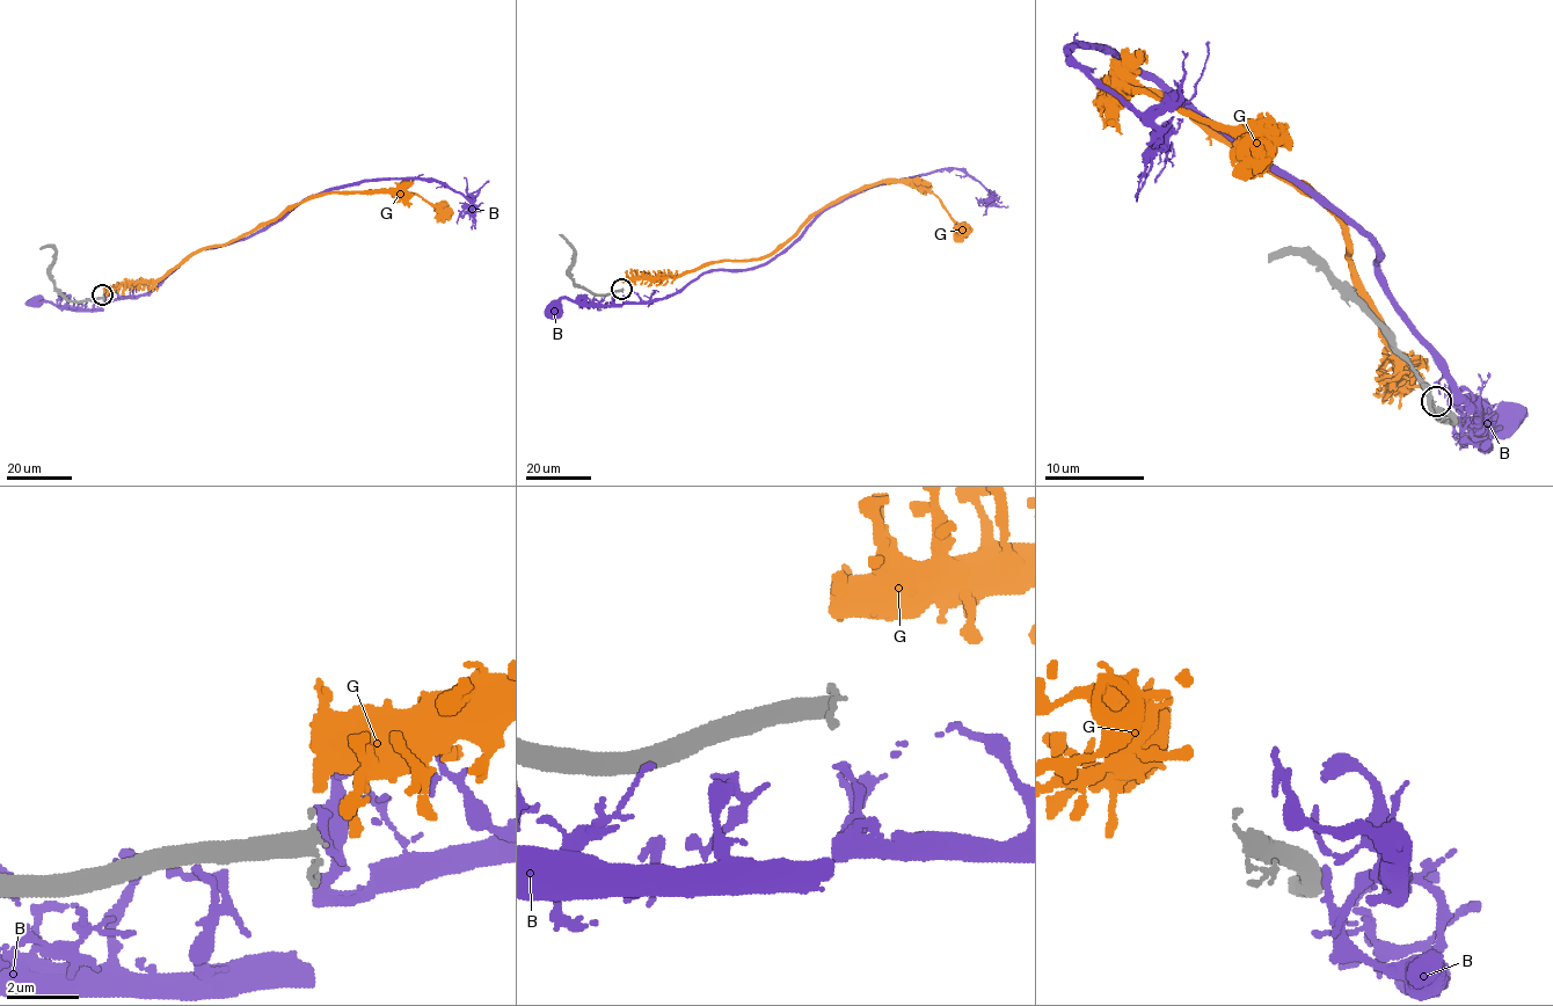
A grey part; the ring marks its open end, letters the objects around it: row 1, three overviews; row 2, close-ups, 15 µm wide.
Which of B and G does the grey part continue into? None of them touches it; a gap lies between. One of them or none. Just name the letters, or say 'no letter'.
no letter

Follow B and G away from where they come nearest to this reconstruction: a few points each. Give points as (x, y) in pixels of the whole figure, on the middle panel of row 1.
B: (622, 294), (625, 300), (620, 305), (582, 304), (561, 298), (556, 311)
G: (622, 282), (764, 259), (816, 213), (880, 183), (925, 187), (962, 241)

